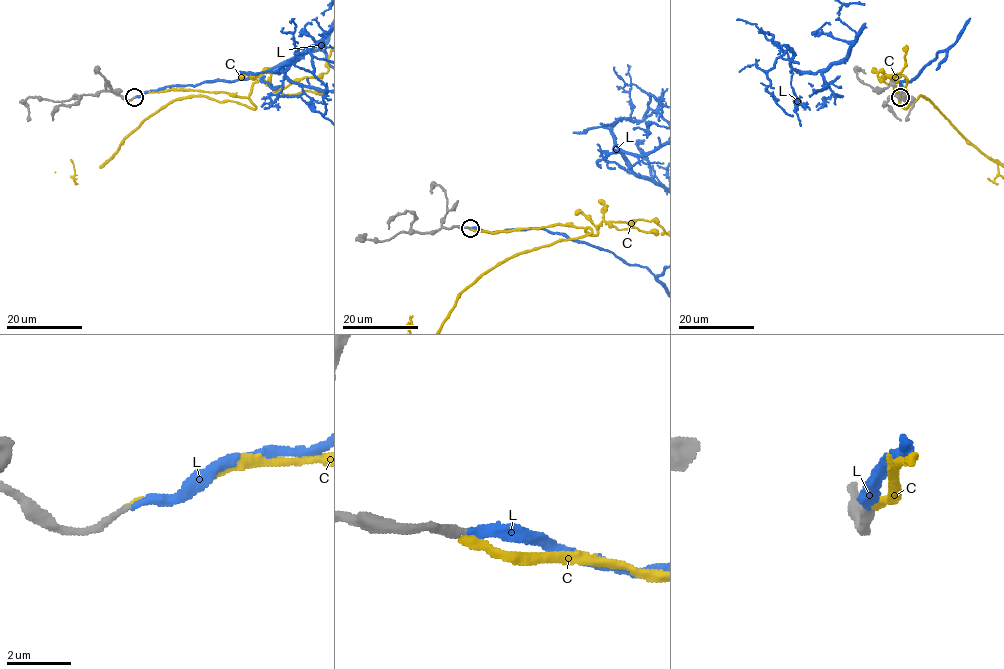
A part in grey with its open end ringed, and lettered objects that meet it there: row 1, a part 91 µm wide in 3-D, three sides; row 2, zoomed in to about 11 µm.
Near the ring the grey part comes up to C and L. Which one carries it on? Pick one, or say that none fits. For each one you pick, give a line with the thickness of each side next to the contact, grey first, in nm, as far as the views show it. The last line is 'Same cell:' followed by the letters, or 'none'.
C: 280 nm thick on the grey side, 240 nm on the other
Same cell: C

